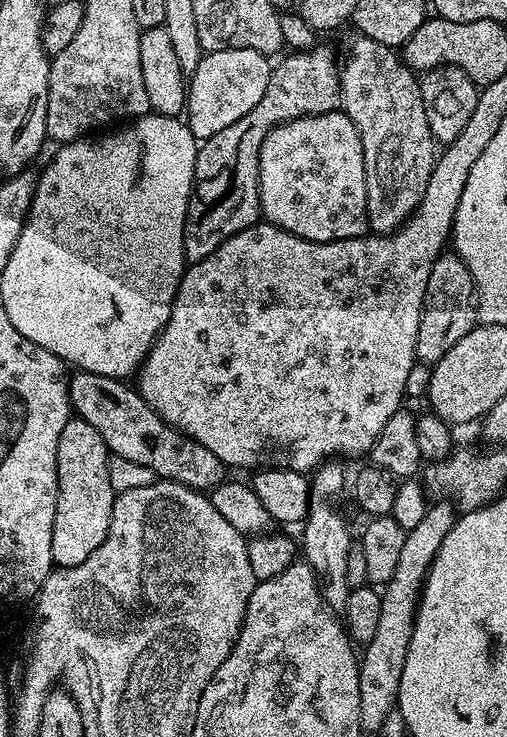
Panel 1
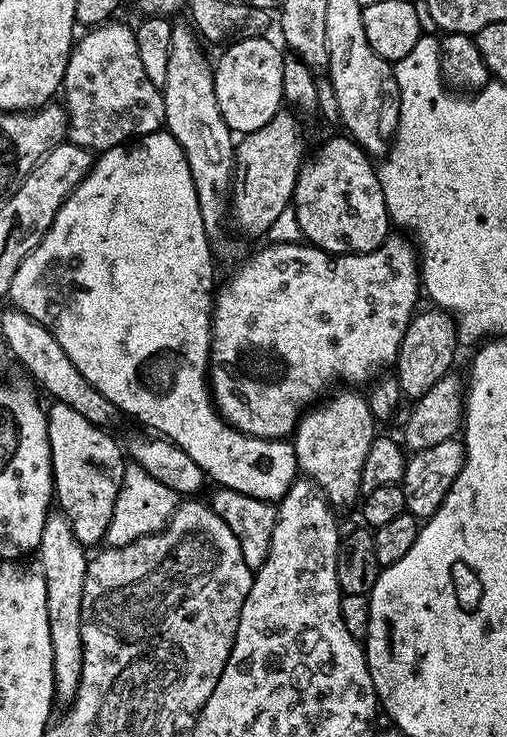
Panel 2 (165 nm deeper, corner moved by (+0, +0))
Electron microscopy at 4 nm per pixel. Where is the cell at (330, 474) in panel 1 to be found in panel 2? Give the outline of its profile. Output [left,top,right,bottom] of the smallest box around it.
[290,390,378,510]

